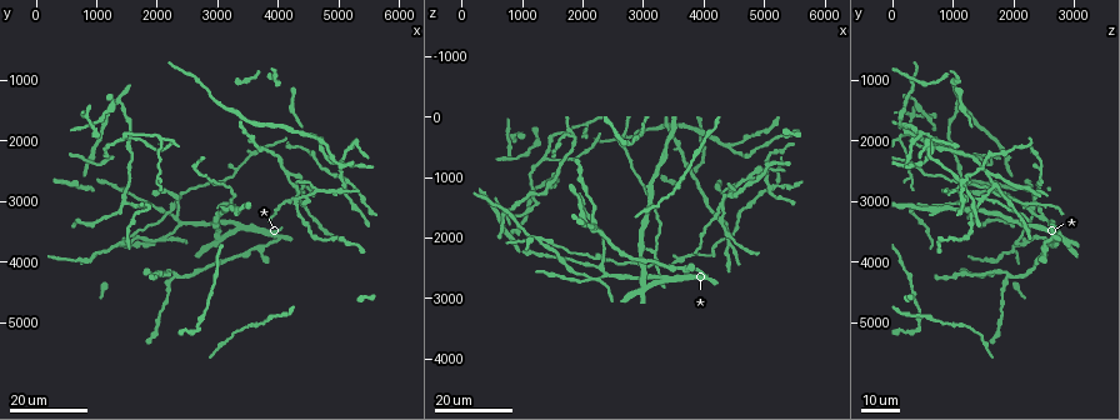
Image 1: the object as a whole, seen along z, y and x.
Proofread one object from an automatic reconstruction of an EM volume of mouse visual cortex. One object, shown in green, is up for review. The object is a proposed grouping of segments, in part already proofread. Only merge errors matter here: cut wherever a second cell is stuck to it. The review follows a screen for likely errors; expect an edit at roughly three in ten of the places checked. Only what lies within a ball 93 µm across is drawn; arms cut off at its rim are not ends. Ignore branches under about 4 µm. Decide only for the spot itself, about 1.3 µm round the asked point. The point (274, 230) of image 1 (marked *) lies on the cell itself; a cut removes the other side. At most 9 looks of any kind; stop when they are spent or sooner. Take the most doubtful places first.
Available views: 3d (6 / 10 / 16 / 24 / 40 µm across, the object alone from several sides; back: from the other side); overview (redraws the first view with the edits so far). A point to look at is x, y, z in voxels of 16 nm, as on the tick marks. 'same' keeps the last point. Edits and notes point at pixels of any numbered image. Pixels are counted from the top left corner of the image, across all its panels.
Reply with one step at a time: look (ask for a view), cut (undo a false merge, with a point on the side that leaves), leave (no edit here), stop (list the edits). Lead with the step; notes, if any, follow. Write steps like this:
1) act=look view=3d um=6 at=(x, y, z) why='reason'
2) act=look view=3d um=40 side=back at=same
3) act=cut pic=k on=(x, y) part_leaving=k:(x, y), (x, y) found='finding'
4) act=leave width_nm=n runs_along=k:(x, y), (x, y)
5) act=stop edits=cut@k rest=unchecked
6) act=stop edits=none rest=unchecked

act=look view=3d um=24 at=(4450, 2700, 2150) why='two arms in line, one across'

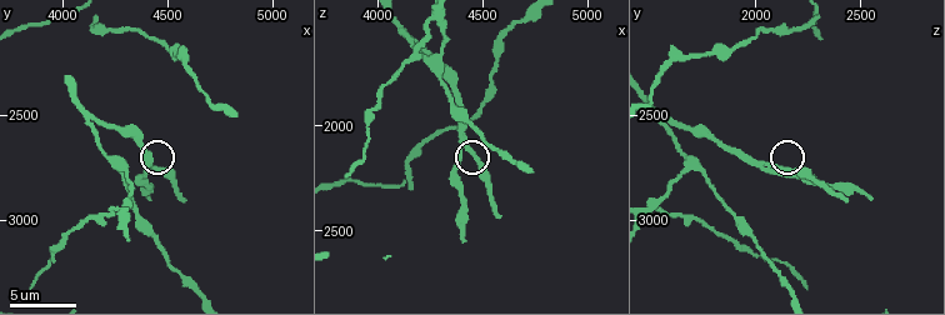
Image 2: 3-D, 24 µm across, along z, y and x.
act=look view=3d um=6 at=(4430, 2750, 2120)

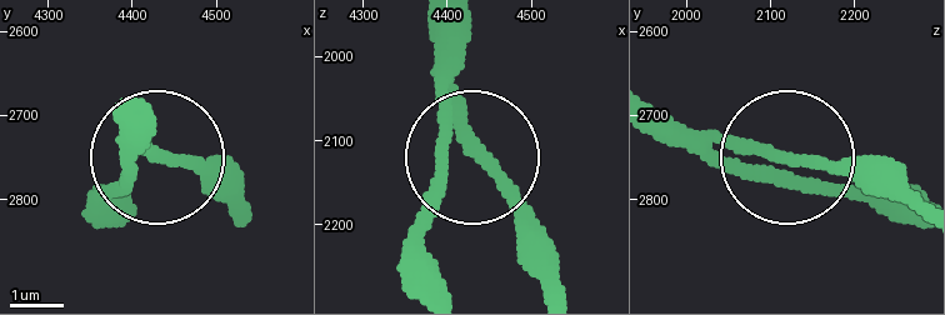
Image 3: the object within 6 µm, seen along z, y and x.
act=leave side_arm_um=7 runs_along=3:(653, 106), (800, 155), (890, 164) found='all the same cell'

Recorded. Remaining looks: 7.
act=look view=3d um=16 at=(1250, 3750, 2050) why='a fork'

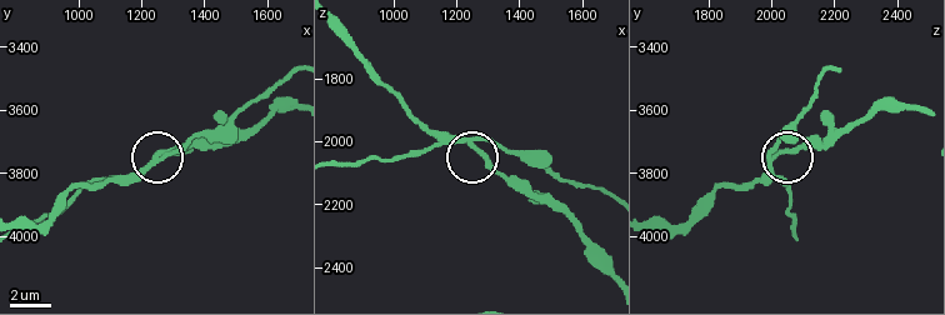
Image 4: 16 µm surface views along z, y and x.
act=look view=3d um=6 at=(1260, 3740, 2000)

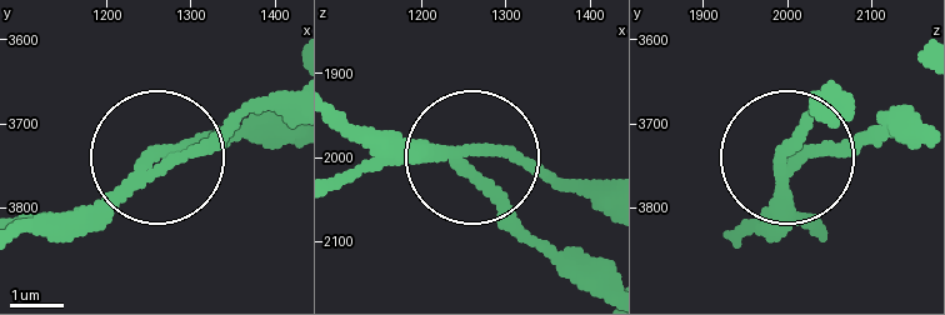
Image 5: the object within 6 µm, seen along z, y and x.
act=look view=3d um=6 side=back at=(1260, 3750, 1995)

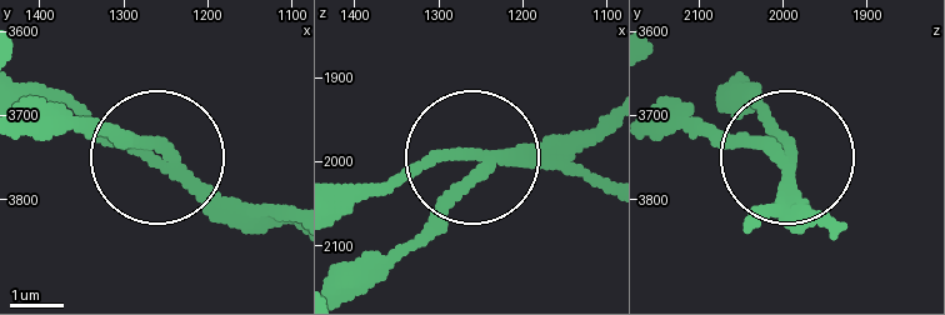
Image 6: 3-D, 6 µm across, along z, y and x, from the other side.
act=cut pic=6 on=(278, 213) width_nm=220 part_leaving=6:(518, 154), (441, 154), (348, 195) found='two cells meet here'

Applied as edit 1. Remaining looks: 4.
act=look view=3d um=24 at=(4300, 3000, 1500) why='four arms meet'

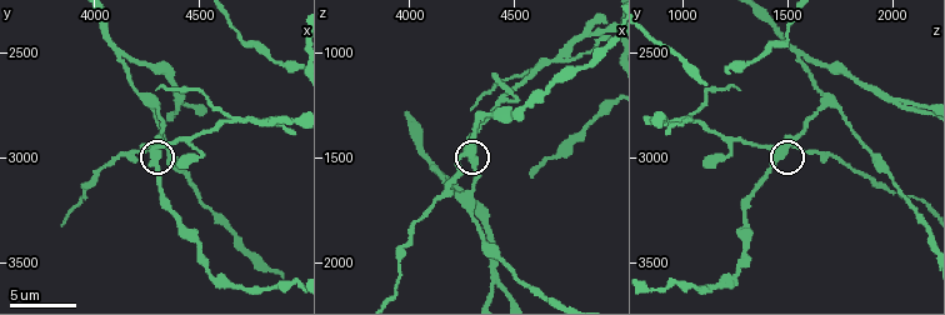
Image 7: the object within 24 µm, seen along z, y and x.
act=look view=3d um=6 at=(4290, 2970, 1490)

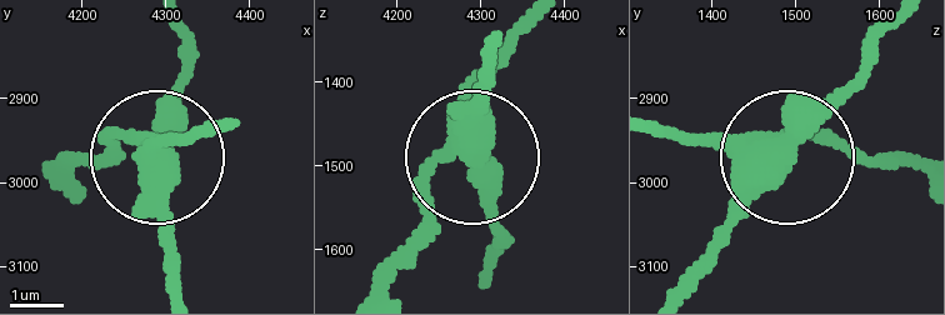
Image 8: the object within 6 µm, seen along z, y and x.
act=cut pic=8 on=(98, 135) side_arm_um=50 part_leaving=8:(155, 145), (209, 131) found='two cells meet here'

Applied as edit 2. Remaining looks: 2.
act=look view=3d um=24 at=(2350, 3400, 2600) why='a fork'

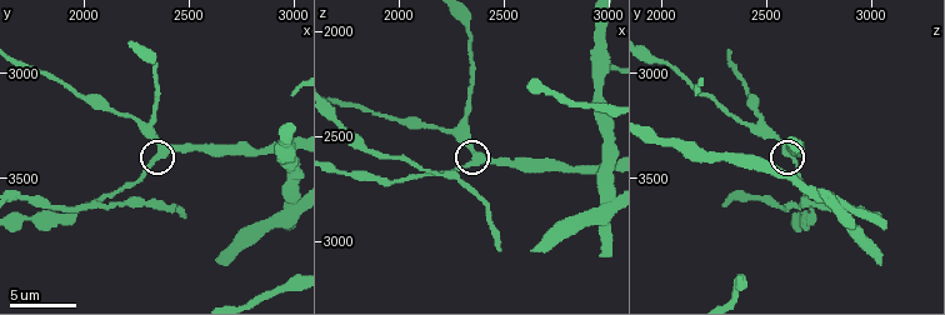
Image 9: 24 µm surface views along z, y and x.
act=look view=3d um=10 at=(2360, 3370, 2600)

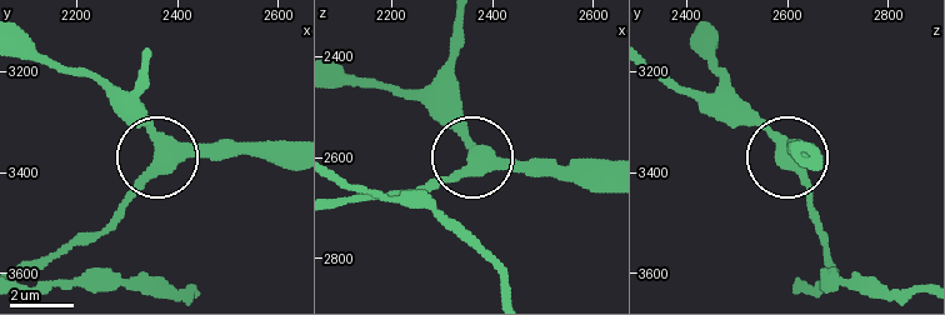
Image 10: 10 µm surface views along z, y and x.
act=leave arms=3 found='one cell here'

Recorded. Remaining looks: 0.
act=stop edits=cut@6,cut@8 rest=unchecked

